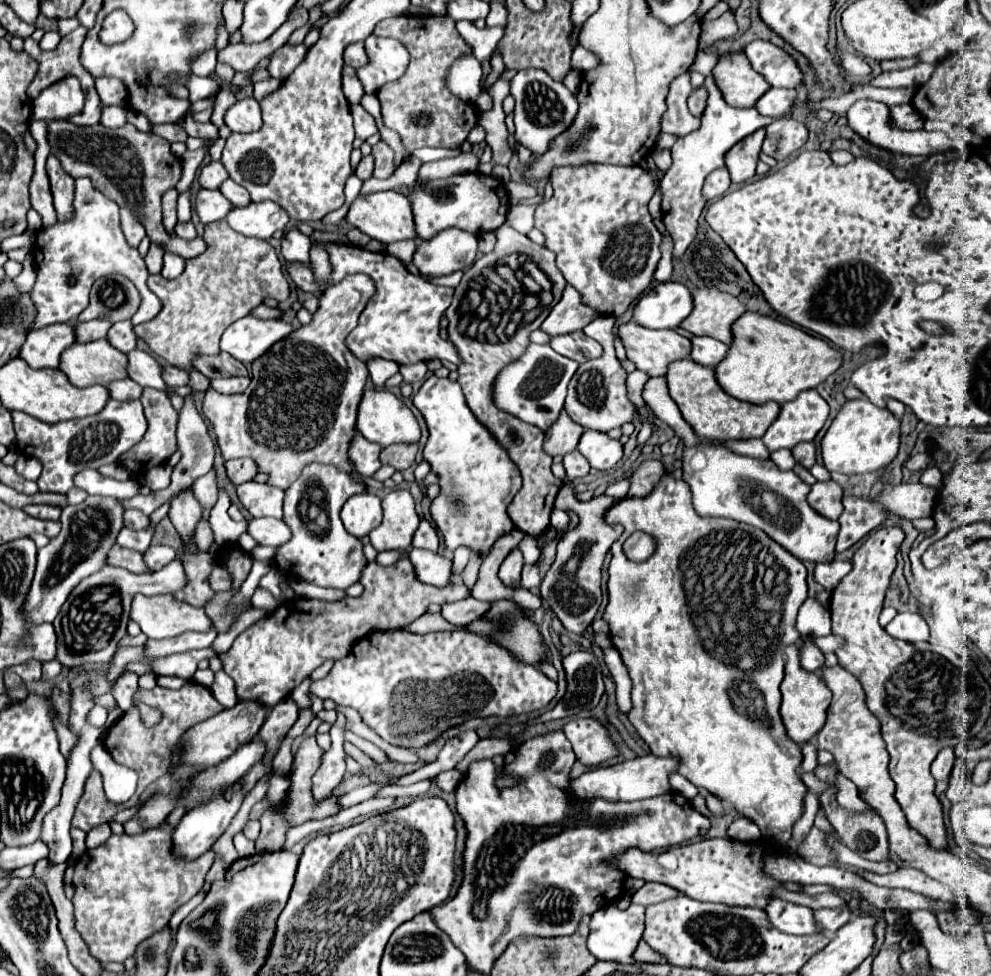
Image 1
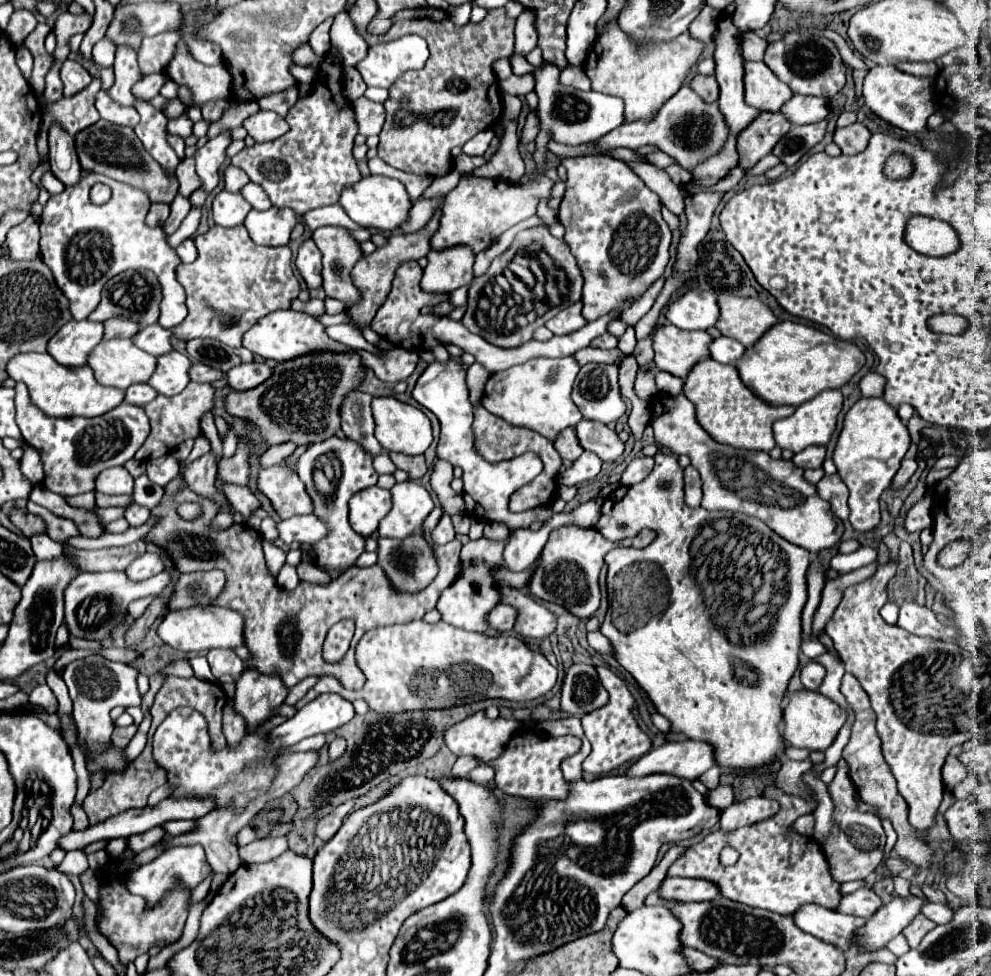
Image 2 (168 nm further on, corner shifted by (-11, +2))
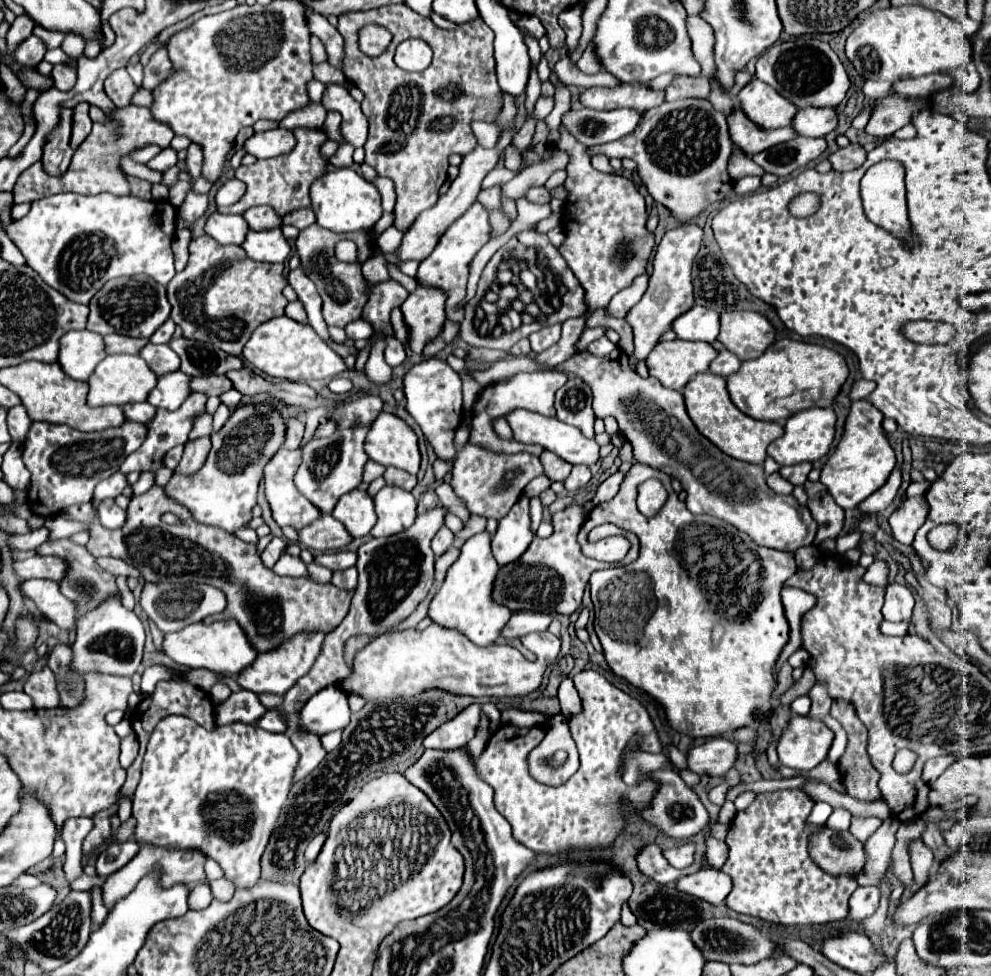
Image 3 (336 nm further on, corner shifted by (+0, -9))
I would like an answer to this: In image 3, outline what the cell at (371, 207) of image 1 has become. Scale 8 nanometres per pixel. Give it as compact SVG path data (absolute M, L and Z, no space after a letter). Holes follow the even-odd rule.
M338 168L324 172L324 176L314 180L314 184L310 186L310 200L312 210L316 214L316 222L332 232L370 230L382 216L380 192L376 190L374 184L366 182L352 168Z

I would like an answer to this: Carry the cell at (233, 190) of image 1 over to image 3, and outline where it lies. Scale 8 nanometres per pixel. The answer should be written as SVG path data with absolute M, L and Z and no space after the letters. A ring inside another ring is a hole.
M254 206L244 214L244 218L252 230L270 230L282 226L282 218L274 214L270 206Z

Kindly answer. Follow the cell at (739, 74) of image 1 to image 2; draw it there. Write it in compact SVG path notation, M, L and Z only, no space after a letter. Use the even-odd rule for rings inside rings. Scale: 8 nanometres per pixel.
M745 61L745 103L761 111L779 111L793 91L765 65L765 61Z

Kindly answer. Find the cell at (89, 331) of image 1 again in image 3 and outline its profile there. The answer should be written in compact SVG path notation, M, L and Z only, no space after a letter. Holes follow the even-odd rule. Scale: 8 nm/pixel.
M108 334L104 336L104 342L108 354L138 354L148 344L146 338L132 338L120 334Z

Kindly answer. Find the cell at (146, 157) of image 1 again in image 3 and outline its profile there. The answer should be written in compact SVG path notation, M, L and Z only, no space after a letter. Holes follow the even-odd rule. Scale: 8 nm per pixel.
M130 176L130 186L132 186L132 194L138 196L138 198L144 198L144 200L150 200L150 188L152 184L148 180L140 180L140 178L132 178Z

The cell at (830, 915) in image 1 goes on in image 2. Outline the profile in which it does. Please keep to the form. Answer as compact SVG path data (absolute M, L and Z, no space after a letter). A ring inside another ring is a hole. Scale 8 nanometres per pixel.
M867 887L857 889L851 895L845 895L837 907L839 913L855 915L855 917L871 917L881 907L881 899Z

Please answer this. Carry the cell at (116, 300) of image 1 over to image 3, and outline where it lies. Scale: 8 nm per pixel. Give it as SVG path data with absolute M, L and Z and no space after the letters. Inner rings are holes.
M146 274L122 276L108 280L96 296L90 300L90 316L88 330L106 334L124 334L124 336L140 336L150 338L154 330L158 330L170 316L170 302L166 298L166 286L154 282L154 278Z

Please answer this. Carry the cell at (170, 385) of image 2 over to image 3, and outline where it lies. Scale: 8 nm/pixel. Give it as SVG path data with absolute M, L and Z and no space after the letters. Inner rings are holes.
M182 370L160 376L158 386L148 396L148 402L156 408L176 410L178 406L182 406L182 400L186 400L186 396L190 396L190 392L192 392L190 380L192 380L192 376L186 378L186 374Z

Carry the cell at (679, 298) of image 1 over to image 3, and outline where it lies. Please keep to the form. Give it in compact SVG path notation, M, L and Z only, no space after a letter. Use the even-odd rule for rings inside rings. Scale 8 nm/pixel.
M694 306L694 308L690 308L690 312L682 314L678 320L674 320L672 330L682 340L714 342L720 334L720 322L718 320L720 320L718 312L704 308L704 306Z

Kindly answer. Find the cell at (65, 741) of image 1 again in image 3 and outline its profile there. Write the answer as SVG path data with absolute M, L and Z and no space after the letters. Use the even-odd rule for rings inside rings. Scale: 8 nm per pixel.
M48 666L32 672L24 684L24 690L34 698L34 708L56 708L60 702L56 678Z

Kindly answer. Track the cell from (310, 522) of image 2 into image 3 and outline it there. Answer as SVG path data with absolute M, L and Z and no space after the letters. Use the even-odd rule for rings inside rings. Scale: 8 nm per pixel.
M324 514L322 518L318 518L316 522L312 522L310 526L302 528L298 532L300 542L312 550L320 550L320 552L328 552L328 550L340 550L344 546L348 546L354 538L350 536L350 532L346 532L344 524L338 522L334 516Z

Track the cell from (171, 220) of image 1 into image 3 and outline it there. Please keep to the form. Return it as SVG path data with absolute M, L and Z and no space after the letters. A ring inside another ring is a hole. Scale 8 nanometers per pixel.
M190 144L186 164L188 164L188 170L190 170L190 174L192 174L192 178L194 178L194 180L202 174L202 160L204 160L202 148L200 148L198 144Z

